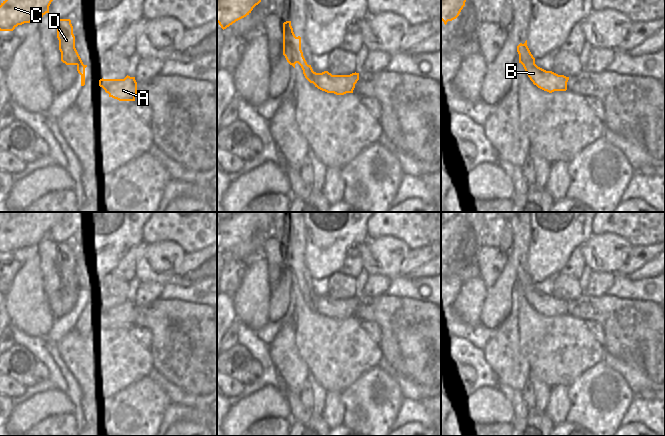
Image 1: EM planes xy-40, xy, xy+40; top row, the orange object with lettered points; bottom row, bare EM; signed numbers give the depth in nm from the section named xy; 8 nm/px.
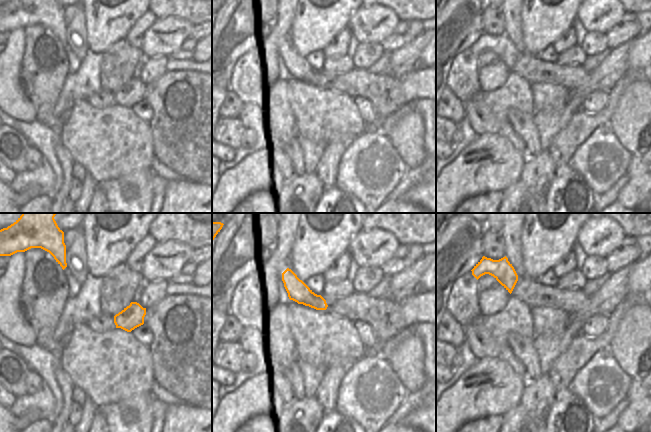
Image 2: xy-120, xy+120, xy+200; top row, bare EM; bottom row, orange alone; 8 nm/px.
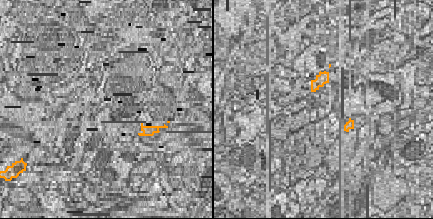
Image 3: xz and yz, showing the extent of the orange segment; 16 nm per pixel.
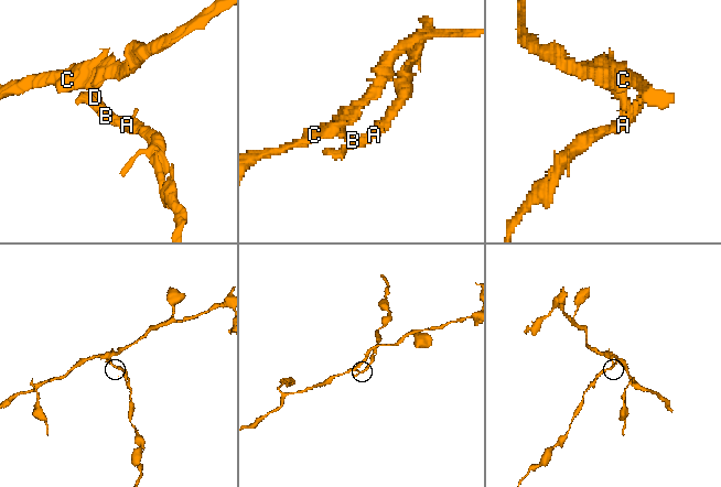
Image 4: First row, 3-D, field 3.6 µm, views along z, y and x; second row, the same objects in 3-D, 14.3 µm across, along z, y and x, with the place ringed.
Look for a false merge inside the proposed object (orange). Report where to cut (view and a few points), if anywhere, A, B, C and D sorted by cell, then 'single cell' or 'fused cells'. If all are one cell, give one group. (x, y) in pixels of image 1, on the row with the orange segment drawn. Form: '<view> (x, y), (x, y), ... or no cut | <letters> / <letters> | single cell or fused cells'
xy (313, 71), (312, 82) | A B / C D | fused cells

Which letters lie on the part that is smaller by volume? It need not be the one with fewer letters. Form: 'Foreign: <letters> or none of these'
Foreign: A, B

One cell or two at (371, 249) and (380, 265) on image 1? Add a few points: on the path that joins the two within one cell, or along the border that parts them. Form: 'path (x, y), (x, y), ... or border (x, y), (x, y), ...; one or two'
path (375, 253), (380, 258), (380, 261); one

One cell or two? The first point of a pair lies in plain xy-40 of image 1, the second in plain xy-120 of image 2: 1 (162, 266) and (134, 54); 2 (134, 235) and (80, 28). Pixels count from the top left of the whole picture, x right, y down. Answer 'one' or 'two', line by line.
1: two
2: two

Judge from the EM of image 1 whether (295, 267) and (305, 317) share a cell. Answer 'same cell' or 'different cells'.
same cell

